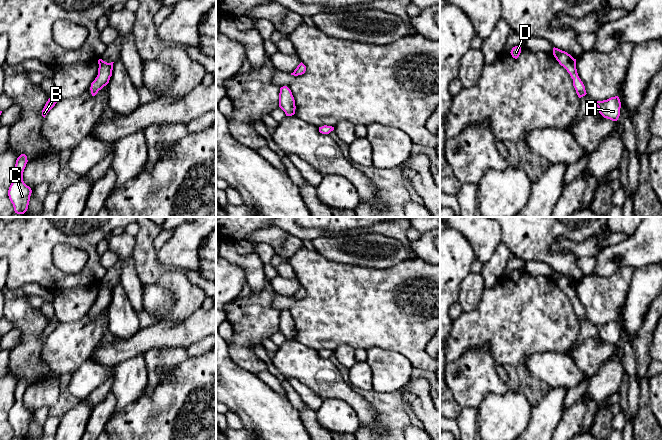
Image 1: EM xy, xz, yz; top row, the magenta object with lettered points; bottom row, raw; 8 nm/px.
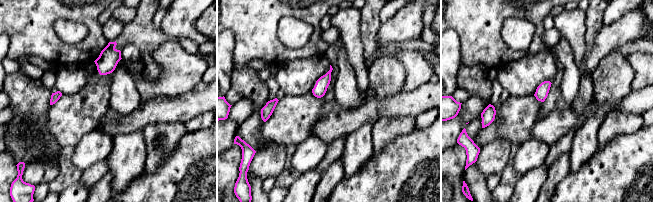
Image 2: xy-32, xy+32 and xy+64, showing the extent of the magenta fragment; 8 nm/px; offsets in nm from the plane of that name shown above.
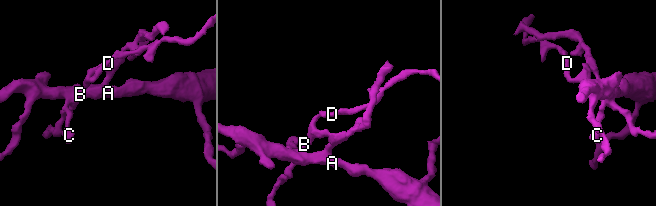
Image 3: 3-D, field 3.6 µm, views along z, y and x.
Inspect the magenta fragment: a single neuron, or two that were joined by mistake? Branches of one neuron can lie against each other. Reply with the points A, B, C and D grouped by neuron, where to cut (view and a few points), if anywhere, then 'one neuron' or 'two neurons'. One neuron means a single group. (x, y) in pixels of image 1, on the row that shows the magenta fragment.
A C / B D | xy (97, 75), (99, 77), (109, 77) | two neurons

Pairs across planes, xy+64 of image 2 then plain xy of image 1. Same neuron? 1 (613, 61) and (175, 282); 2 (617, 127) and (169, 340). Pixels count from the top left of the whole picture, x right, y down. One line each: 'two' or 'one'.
1: two
2: two

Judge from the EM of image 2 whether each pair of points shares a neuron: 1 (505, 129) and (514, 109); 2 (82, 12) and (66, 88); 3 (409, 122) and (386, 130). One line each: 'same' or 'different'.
1: same
2: different
3: same

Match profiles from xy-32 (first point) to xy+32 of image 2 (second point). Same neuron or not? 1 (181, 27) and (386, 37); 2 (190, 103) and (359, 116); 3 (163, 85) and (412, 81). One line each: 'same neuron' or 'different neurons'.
1: same neuron
2: same neuron
3: same neuron

